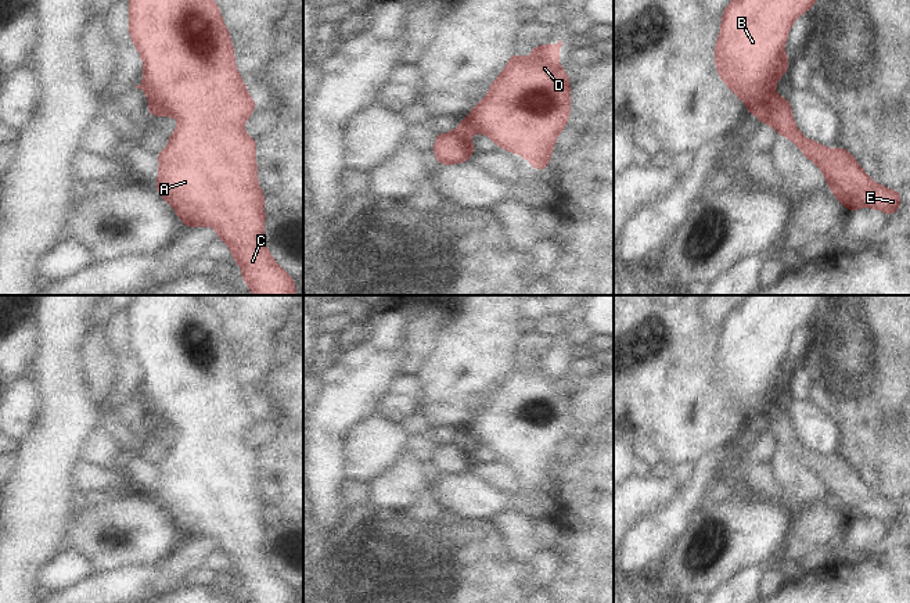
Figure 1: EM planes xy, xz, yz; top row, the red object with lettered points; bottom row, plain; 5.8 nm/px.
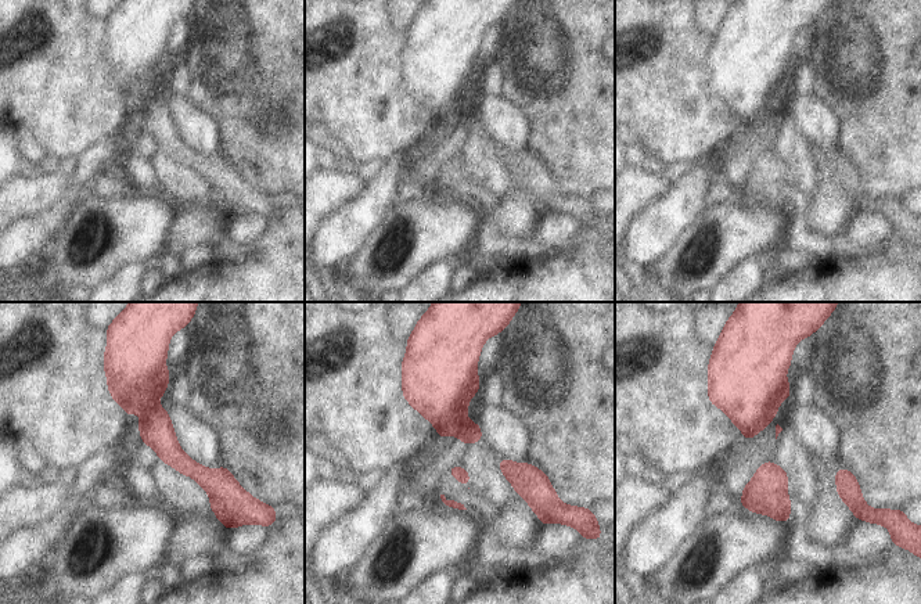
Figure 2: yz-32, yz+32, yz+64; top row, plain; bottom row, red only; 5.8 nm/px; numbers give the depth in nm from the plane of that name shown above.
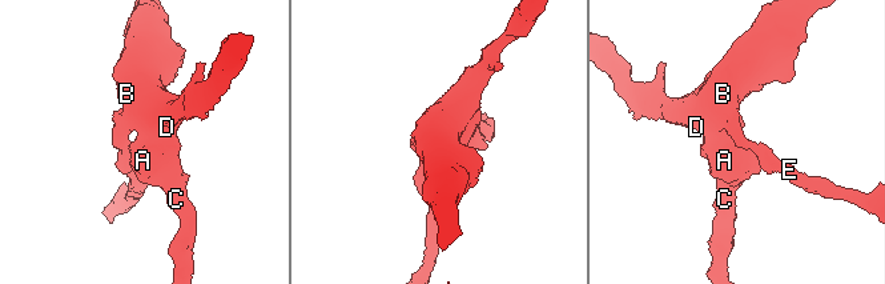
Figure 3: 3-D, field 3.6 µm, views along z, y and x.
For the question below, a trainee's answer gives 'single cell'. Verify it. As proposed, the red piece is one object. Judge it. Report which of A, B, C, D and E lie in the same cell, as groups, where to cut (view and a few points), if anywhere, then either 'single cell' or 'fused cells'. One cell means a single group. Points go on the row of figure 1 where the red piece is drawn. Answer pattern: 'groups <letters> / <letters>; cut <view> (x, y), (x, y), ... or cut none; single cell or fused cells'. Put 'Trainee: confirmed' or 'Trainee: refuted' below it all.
groups A B C D / E; cut yz (773, 88), (766, 92), (766, 100), (755, 114); fused cells
Trainee: refuted

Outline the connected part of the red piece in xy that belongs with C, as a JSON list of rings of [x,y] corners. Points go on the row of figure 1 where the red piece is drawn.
[[[129,0],[129,29],[130,39],[139,50],[144,62],[143,89],[147,94],[150,110],[155,116],[173,116],[179,121],[179,126],[170,133],[170,140],[165,151],[157,152],[159,159],[158,183],[155,190],[175,208],[177,216],[187,227],[193,226],[211,226],[217,231],[217,237],[223,240],[231,250],[234,262],[242,268],[241,279],[248,283],[249,291],[253,295],[296,295],[294,279],[283,270],[271,258],[263,241],[265,225],[265,194],[258,184],[256,171],[256,141],[244,132],[244,123],[251,116],[256,107],[256,101],[248,94],[241,75],[234,64],[234,47],[230,40],[230,33],[223,22],[220,10],[215,0]]]

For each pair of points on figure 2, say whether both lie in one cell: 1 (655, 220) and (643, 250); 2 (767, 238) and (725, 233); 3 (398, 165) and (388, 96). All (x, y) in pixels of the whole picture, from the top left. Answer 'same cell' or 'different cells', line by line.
1: same cell
2: same cell
3: different cells

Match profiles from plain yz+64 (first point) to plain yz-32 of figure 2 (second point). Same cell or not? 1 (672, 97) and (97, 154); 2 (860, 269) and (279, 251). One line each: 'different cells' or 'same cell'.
1: different cells
2: same cell

